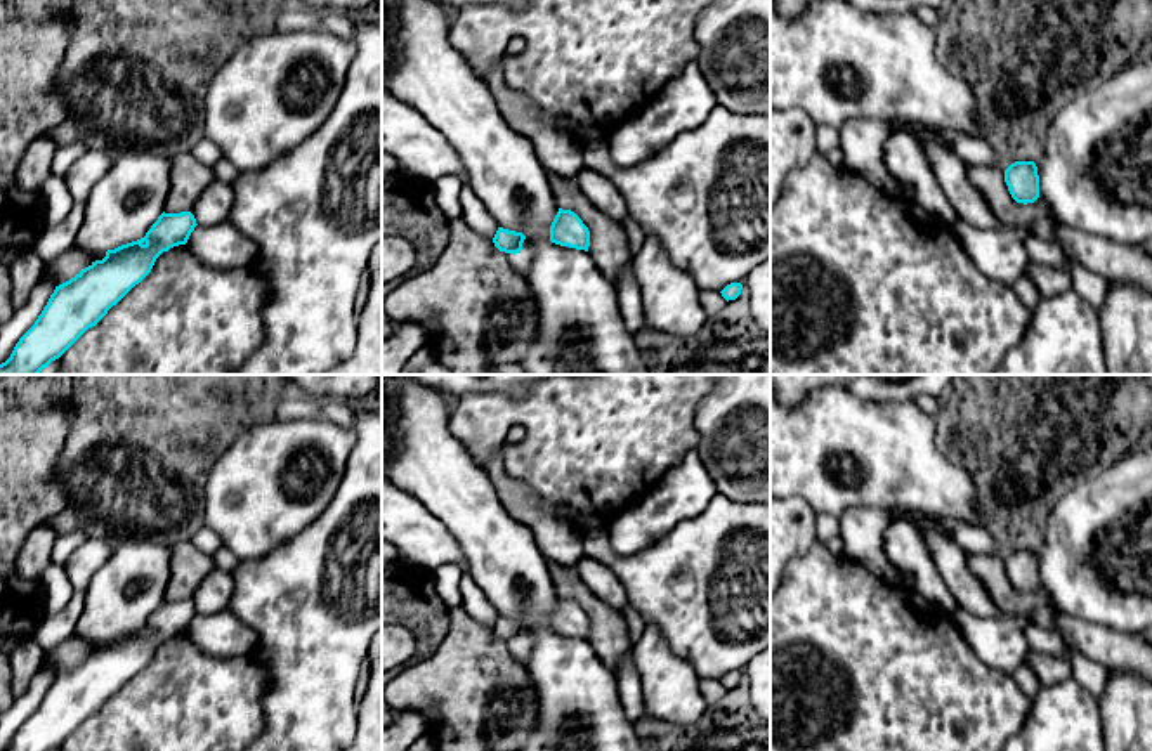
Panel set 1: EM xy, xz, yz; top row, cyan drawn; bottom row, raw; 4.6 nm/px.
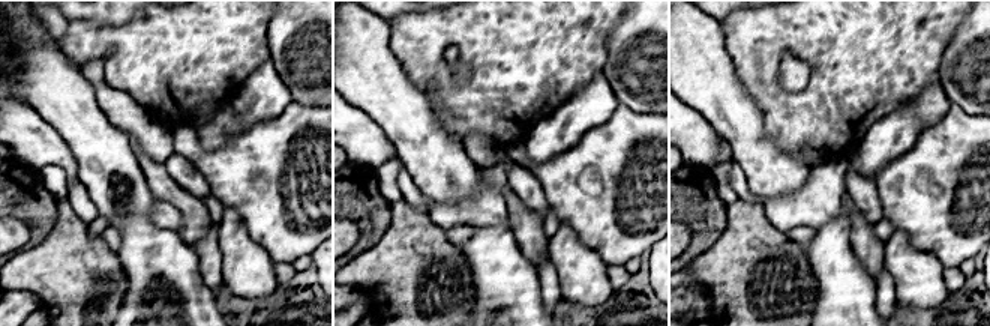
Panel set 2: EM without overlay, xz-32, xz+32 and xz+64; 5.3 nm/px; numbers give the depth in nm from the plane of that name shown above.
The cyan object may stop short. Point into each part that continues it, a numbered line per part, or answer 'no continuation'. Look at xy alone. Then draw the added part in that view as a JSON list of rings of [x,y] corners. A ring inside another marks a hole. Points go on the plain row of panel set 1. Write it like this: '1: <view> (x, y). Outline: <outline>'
no continuation

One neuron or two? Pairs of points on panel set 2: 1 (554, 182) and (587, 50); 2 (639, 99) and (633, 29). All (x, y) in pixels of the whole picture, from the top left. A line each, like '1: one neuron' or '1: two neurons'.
1: two neurons
2: one neuron

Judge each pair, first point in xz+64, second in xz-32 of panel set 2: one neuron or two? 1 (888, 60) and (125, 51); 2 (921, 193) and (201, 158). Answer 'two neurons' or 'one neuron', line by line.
1: one neuron
2: one neuron

